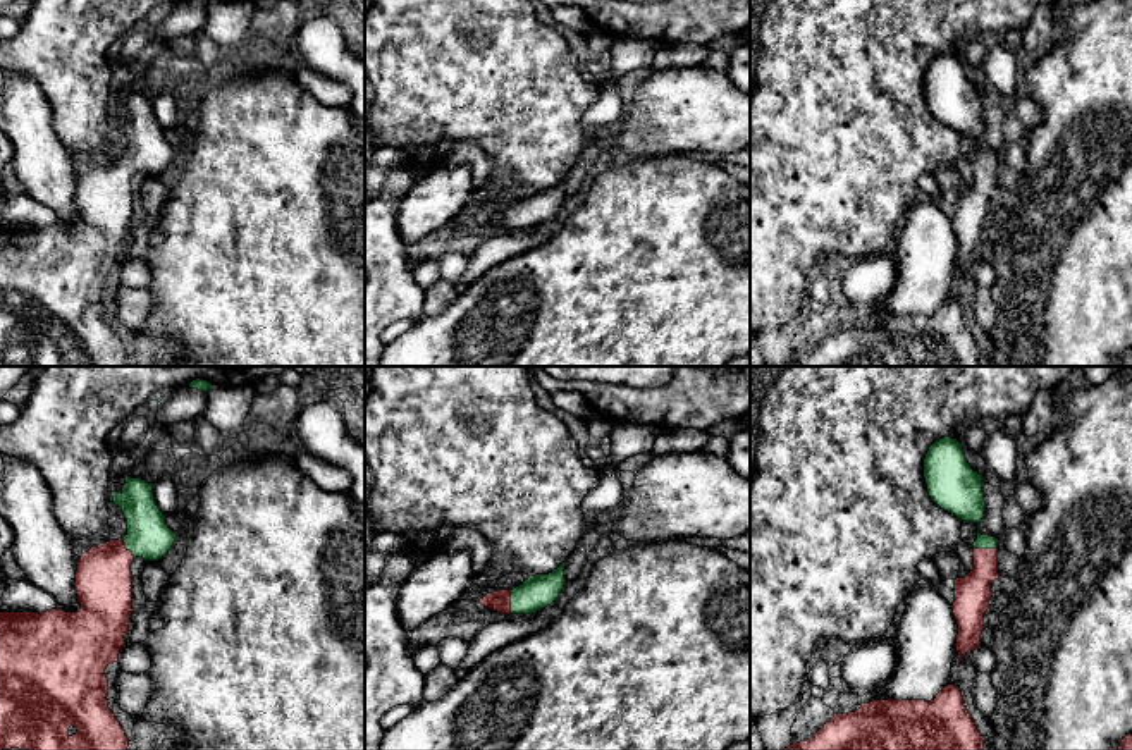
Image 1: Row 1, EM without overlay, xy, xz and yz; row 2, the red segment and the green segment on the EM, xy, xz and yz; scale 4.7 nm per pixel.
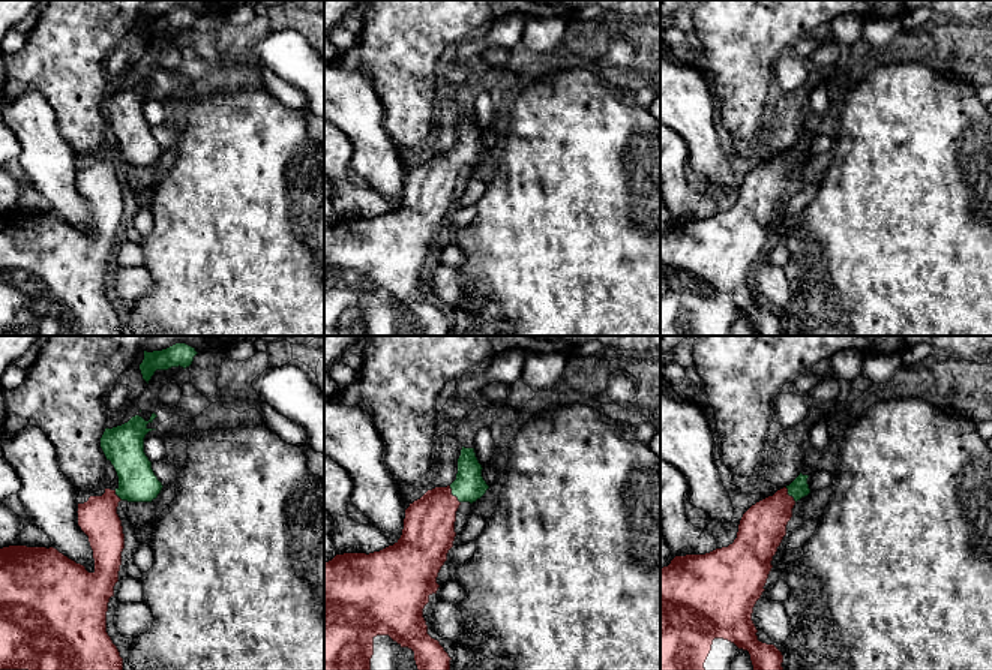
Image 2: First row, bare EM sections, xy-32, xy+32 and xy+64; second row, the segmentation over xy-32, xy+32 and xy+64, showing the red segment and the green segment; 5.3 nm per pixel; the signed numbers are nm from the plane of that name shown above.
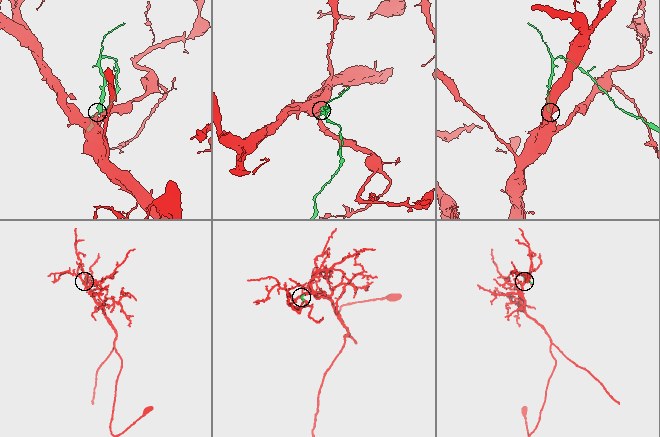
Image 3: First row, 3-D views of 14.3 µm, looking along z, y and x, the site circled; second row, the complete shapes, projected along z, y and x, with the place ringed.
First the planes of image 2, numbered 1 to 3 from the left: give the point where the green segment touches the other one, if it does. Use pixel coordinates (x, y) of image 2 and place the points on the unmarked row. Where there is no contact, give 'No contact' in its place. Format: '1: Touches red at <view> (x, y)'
1: Touches red at xy-32 (116, 159)
2: Touches red at xy+32 (452, 159)
3: Touches red at xy+64 (788, 159)

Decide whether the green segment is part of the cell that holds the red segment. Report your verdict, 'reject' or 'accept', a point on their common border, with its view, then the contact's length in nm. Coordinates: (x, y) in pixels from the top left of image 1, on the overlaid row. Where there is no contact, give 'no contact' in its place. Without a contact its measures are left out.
accept; contact xz (510, 602); length 110 nm

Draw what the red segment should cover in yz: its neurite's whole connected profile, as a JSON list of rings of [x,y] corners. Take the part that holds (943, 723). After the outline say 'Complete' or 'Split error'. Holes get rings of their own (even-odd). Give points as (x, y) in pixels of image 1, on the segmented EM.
[[[944,686],[934,700],[874,700],[855,712],[834,714],[810,740],[784,750],[984,750],[984,736],[969,714],[958,686]]]. Complete

